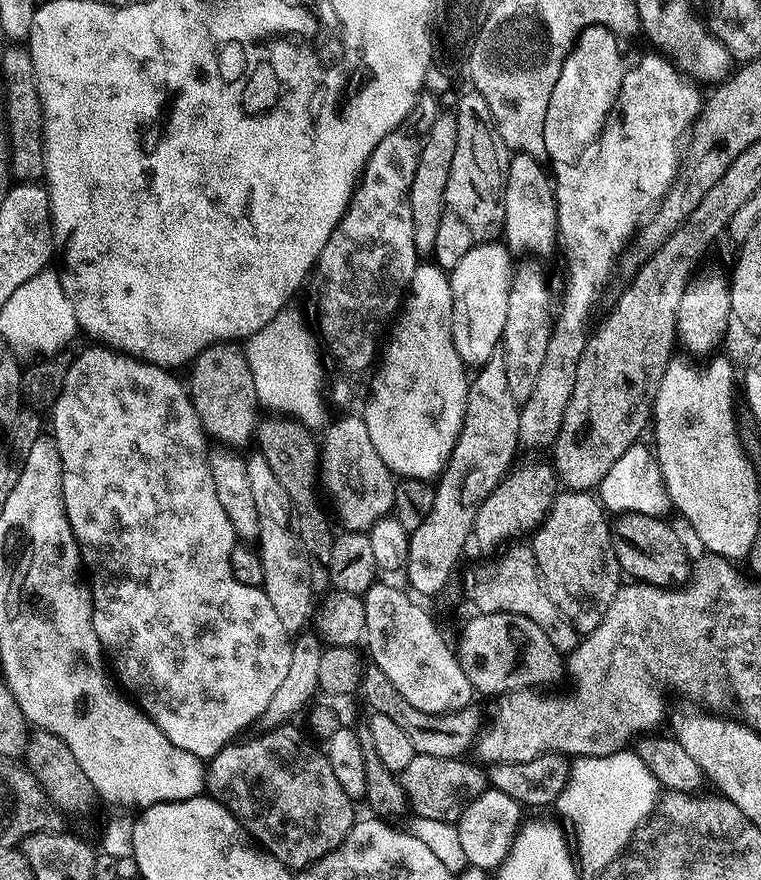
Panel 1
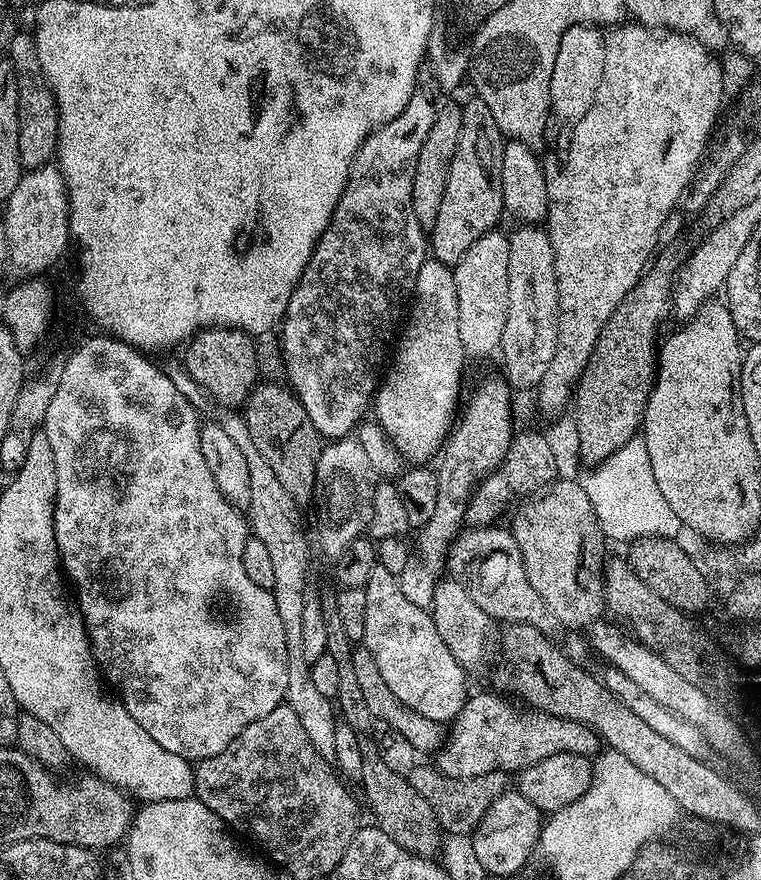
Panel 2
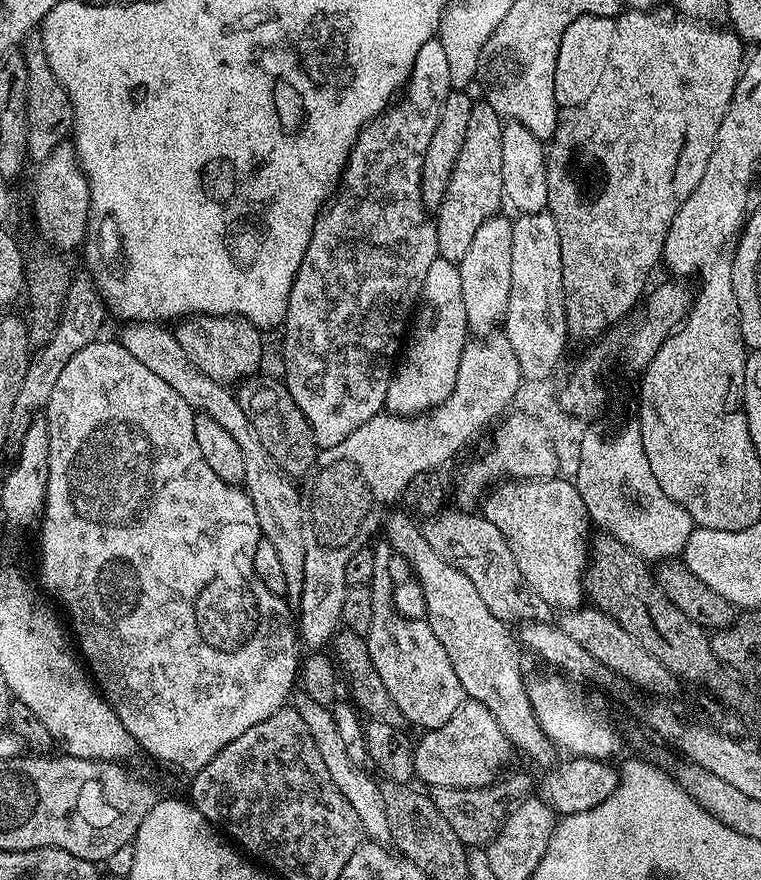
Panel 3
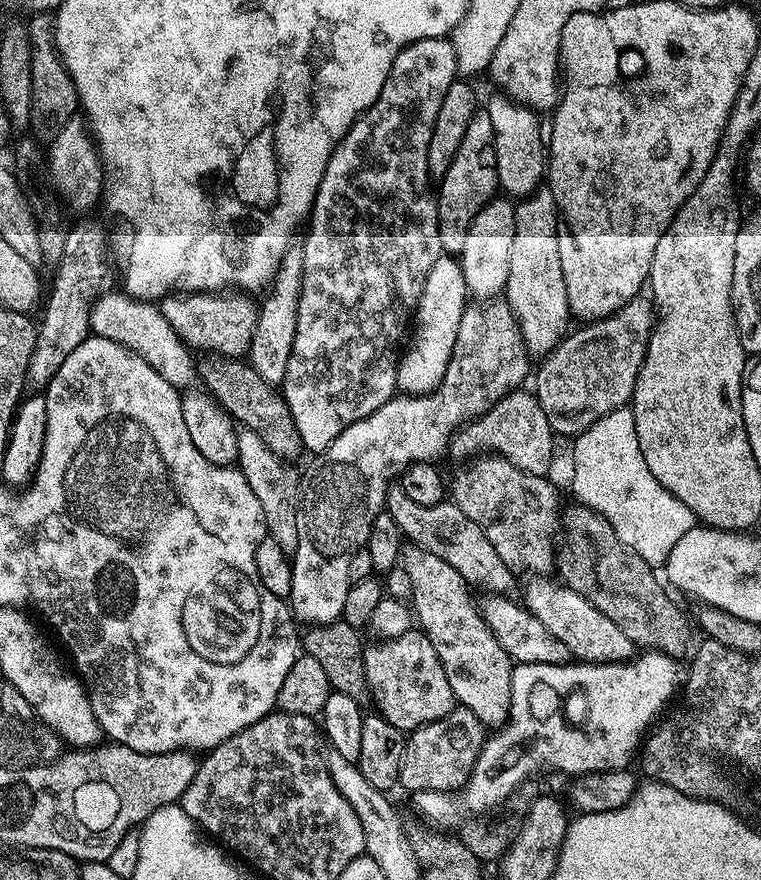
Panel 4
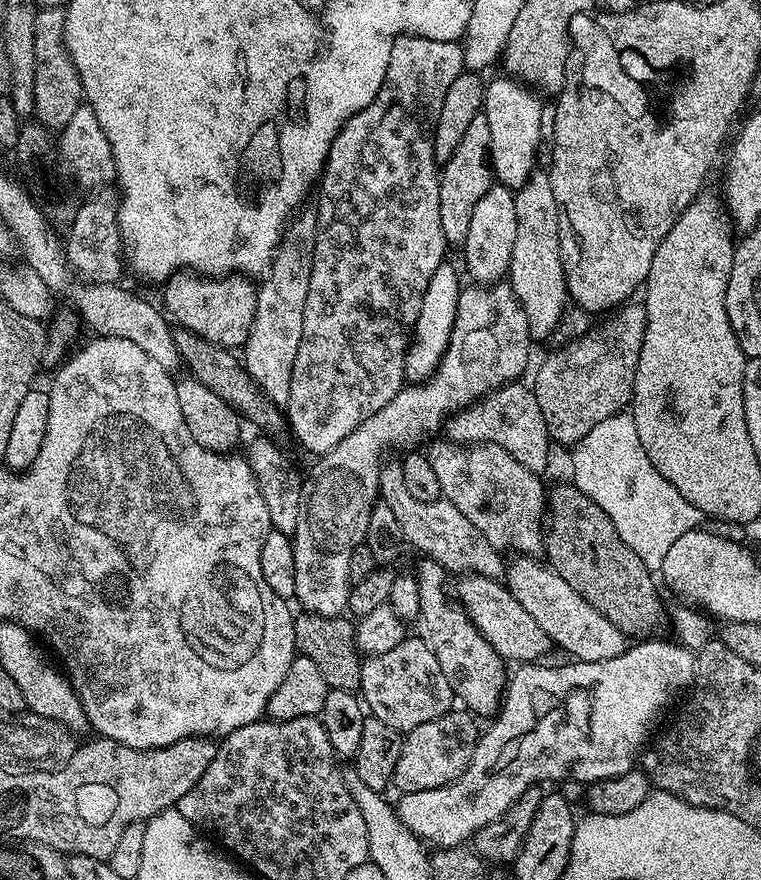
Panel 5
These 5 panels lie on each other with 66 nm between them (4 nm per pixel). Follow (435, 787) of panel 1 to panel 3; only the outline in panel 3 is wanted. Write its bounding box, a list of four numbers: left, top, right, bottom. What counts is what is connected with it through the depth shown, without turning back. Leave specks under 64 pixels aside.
[431,772,534,846]

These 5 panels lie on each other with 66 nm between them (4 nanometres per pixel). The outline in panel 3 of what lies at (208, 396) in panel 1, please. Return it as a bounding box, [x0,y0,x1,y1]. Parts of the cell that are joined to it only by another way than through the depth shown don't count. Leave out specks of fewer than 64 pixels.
[175,316,264,386]

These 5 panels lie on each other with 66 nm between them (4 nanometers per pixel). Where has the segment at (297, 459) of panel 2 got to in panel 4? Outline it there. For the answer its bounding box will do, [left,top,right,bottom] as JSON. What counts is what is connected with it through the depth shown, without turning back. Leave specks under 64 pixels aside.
[198,355,303,462]

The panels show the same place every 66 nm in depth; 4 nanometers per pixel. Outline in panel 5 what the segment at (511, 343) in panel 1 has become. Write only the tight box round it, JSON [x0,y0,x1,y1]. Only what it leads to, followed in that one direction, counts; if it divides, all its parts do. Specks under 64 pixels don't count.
[506,171,569,342]

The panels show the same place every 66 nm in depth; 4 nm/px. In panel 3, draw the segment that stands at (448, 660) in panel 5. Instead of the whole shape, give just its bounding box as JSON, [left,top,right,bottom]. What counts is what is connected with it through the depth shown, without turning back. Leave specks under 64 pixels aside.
[382,510,554,756]

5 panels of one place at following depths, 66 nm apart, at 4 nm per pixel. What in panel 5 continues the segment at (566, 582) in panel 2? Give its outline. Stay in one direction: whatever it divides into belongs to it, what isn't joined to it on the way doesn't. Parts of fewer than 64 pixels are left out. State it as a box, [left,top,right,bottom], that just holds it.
[426,438,546,554]

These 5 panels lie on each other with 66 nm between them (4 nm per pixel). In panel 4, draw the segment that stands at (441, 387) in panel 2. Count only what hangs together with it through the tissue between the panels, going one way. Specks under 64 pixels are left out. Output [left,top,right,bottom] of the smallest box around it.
[396,254,468,396]

